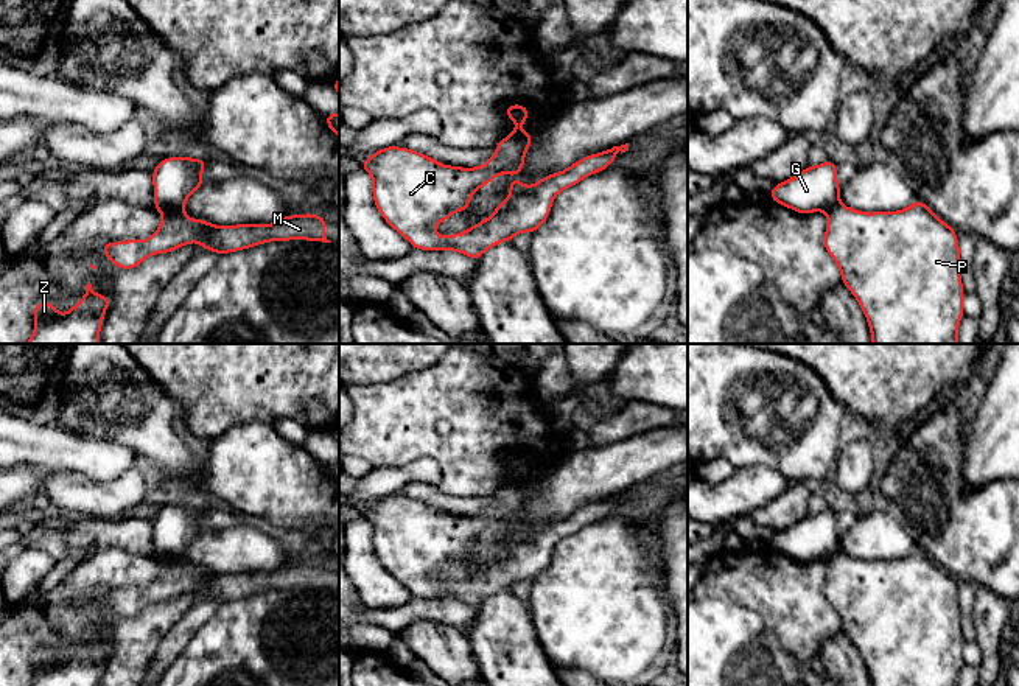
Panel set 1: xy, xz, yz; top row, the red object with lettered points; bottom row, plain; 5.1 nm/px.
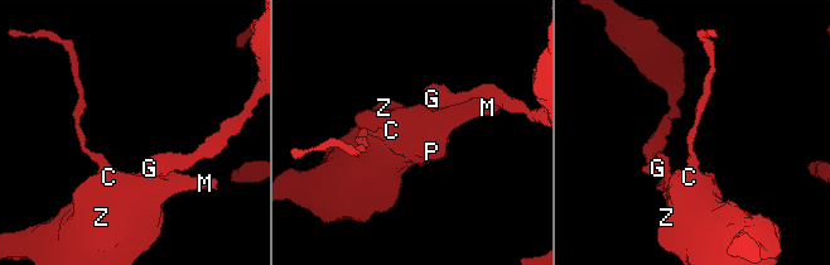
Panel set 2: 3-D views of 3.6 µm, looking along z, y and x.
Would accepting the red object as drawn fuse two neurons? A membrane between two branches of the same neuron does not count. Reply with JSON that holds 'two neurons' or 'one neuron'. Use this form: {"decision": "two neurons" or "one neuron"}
{"decision": "two neurons"}

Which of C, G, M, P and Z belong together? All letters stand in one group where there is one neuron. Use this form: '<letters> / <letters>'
C M P Z / G

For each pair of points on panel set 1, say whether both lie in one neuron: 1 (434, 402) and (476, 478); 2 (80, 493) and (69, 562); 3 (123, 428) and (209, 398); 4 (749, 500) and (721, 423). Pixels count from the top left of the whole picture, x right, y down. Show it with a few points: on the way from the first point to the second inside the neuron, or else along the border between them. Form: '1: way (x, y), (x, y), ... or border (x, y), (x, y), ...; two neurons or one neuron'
1: way (455, 416), (475, 436), (475, 458); one neuron
2: border (72, 515), (112, 518); two neurons
3: border (156, 381), (178, 403), (181, 414); two neurons
4: border (736, 467), (769, 465), (775, 468); two neurons

